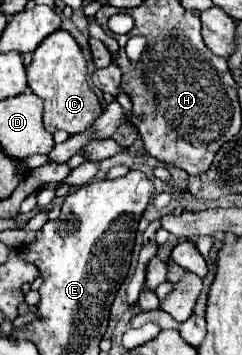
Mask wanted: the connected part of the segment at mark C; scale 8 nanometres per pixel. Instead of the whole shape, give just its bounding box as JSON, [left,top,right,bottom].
[27,30,101,134]

